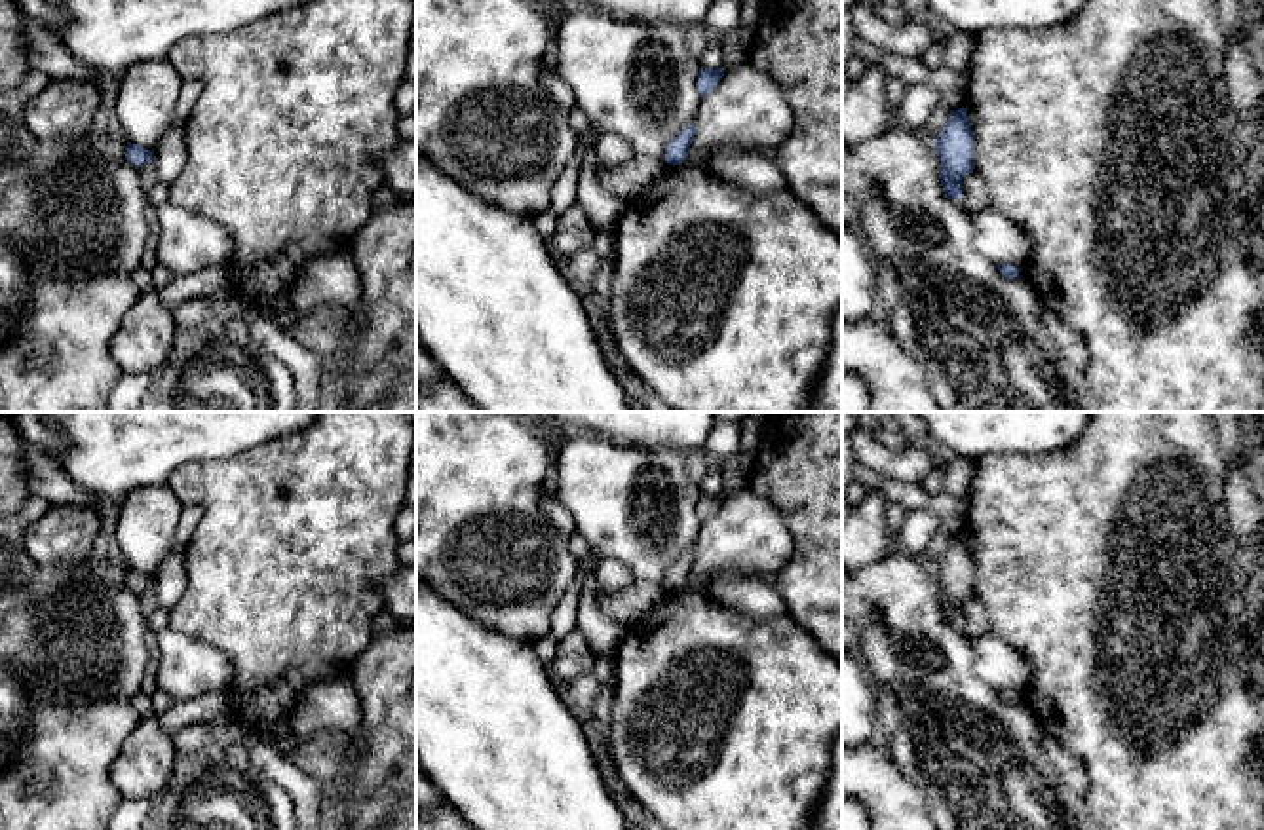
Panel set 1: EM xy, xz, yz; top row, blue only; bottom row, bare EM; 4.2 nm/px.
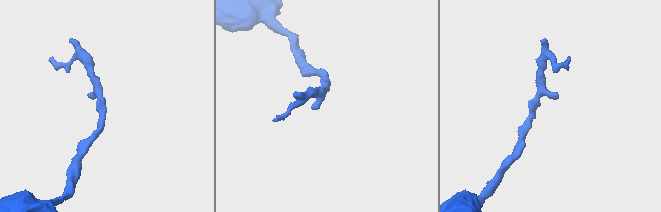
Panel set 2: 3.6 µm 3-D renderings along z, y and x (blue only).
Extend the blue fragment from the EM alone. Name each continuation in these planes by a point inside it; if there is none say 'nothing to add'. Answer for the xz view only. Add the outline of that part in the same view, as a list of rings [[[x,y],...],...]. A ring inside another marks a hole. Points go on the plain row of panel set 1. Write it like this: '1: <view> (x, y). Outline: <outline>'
nothing to add

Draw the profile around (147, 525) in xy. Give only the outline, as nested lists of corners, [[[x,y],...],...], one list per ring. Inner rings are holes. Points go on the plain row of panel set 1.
[[[165,484],[141,486],[120,500],[116,532],[112,534],[129,568],[154,575],[177,538],[182,503]]]

